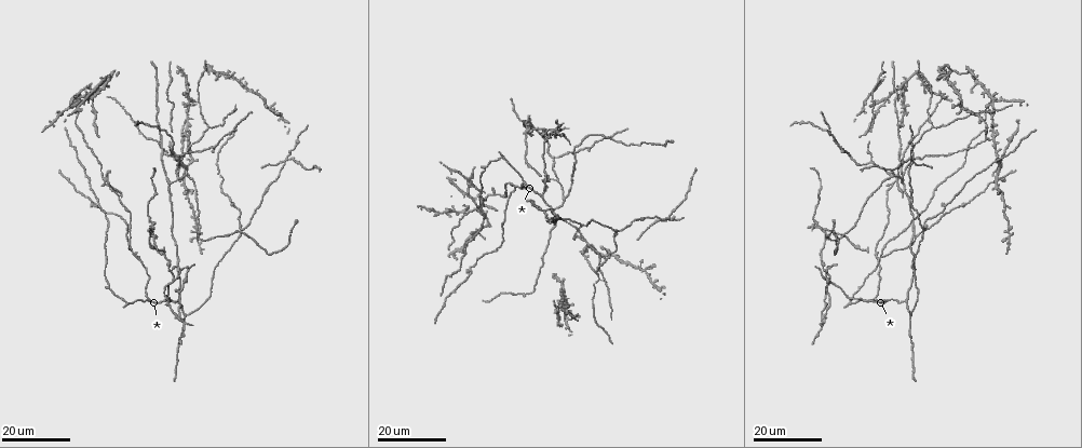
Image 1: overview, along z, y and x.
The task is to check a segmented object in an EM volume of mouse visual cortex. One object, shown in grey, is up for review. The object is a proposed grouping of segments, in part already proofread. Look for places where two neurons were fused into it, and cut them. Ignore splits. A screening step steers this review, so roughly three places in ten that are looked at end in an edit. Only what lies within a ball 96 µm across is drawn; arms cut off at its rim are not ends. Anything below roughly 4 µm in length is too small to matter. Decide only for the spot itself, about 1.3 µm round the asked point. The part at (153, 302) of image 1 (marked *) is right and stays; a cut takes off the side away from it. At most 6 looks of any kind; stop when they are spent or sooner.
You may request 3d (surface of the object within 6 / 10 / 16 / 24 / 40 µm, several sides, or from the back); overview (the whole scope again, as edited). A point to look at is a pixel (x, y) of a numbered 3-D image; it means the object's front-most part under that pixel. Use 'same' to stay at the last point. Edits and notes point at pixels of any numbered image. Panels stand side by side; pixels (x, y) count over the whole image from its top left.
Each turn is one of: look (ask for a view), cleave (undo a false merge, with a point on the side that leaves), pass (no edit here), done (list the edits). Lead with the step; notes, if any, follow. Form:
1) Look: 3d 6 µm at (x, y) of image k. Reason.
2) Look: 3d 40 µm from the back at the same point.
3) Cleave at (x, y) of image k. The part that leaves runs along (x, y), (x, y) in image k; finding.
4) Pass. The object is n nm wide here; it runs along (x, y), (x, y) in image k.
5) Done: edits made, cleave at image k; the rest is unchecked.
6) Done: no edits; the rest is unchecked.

Look: 3d 16 µm at (190, 160) of image 1. Thin arm on a thick one.

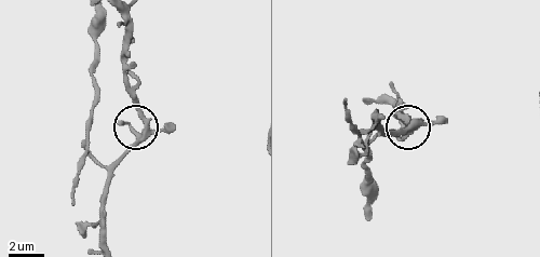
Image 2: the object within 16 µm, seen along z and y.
Look: 3d 10 µm at (419, 121) of image 2.

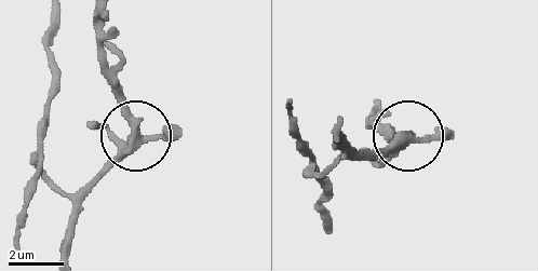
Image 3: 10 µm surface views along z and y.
Look: 3d 10 µm from the back at (407, 137) of image 3.

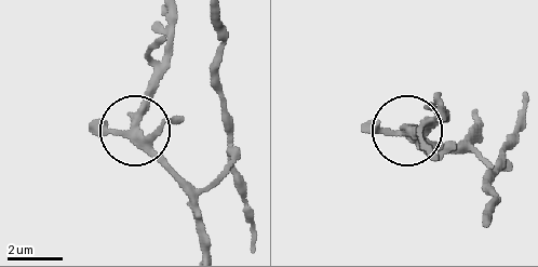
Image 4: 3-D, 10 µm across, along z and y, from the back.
Pass. The side arm is 33 µm long; one neuron here.

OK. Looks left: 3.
Look: 3d 16 µm at (1008, 228) of image 1. Four arms meet.

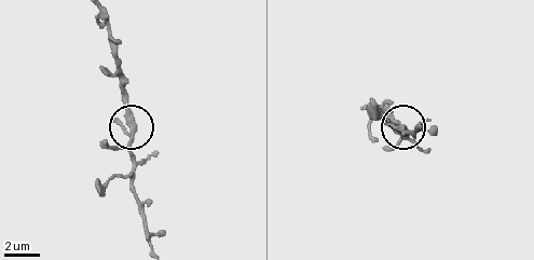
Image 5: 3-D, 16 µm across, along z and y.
Look: 3d 6 µm at (130, 131) of image 5.

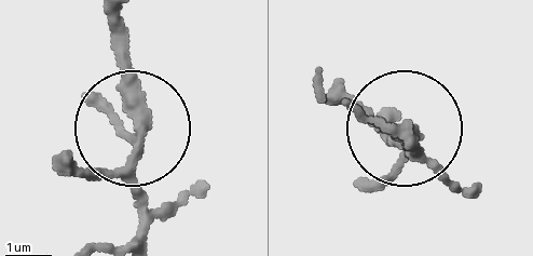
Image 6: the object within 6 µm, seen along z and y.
Pass. It runs along (106, 15), (125, 50), (136, 236) in image 6; continuous, no second neuron.

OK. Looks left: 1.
Done: no edits; the rest is unchecked.

